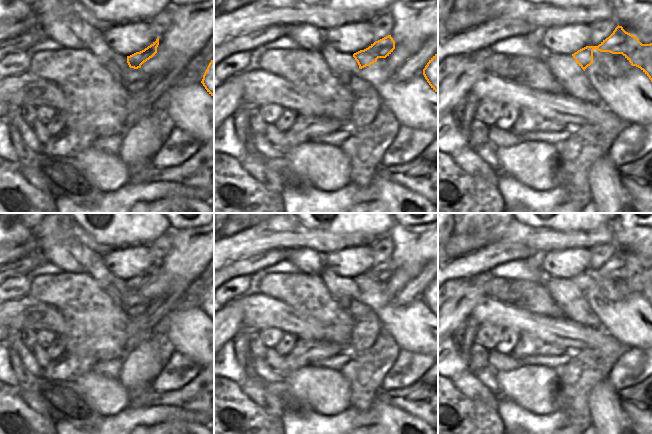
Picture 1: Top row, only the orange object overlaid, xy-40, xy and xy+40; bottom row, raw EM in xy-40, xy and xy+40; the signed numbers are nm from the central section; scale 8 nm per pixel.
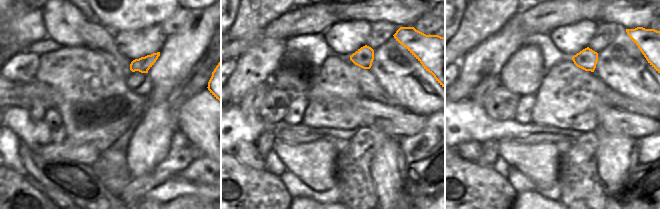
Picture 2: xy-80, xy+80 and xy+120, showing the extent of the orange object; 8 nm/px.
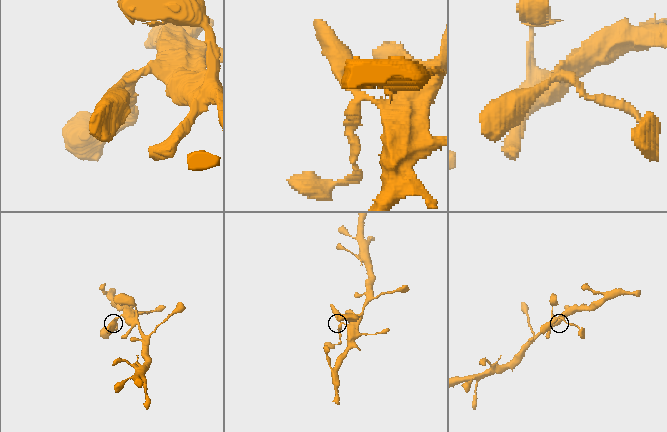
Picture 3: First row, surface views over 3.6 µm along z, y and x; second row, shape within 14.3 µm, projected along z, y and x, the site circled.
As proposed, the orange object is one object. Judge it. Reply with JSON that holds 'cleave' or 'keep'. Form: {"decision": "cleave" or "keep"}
{"decision": "keep"}

